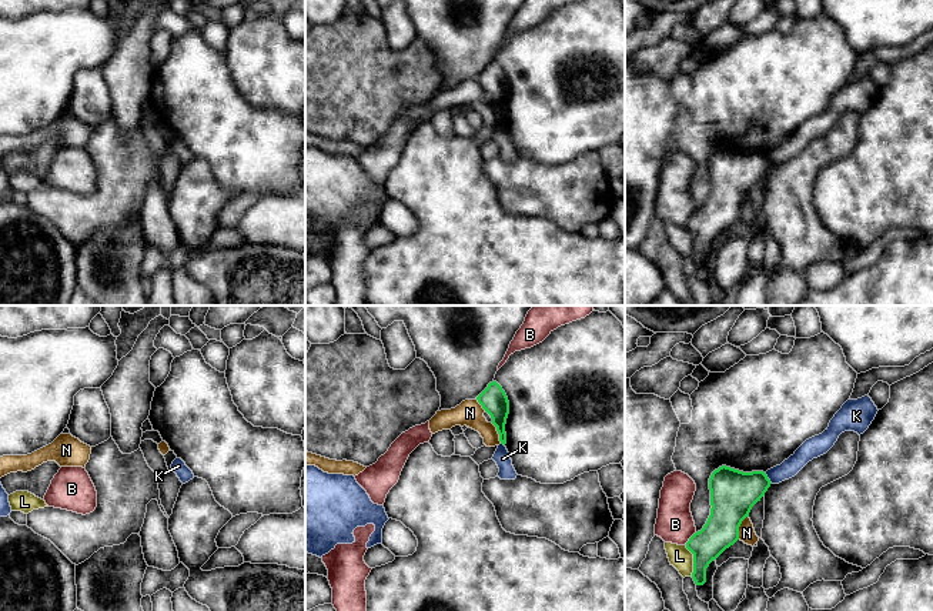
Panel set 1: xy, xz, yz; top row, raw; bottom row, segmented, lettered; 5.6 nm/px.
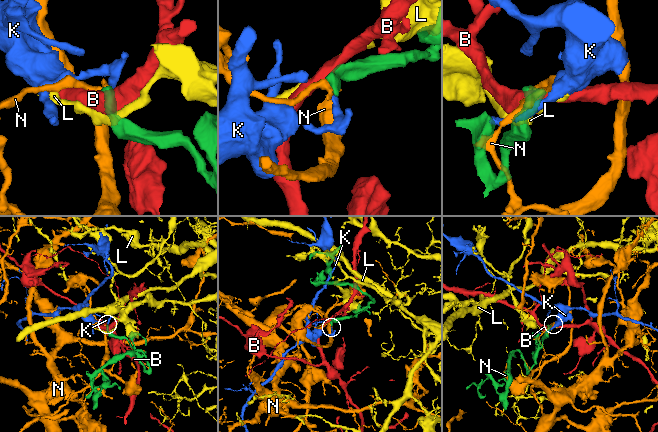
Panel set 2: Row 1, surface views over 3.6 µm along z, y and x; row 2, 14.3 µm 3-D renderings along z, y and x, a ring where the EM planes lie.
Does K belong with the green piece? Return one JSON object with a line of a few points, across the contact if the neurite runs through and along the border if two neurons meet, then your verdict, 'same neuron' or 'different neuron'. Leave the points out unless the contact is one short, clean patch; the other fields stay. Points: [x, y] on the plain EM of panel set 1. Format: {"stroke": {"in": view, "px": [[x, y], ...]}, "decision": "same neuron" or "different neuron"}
{"stroke": {"in": "yz", "px": [[765, 153], [772, 163]]}, "decision": "different neuron"}

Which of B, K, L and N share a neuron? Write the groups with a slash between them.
B / K / L / N

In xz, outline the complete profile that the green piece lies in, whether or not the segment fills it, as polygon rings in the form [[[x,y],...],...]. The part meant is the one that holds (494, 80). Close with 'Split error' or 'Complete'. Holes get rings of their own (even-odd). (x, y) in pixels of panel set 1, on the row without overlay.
[[[492,61],[476,77],[482,89],[491,96],[492,104],[496,107],[501,124],[506,124],[505,104],[509,94],[509,81],[502,67]]]. Complete

